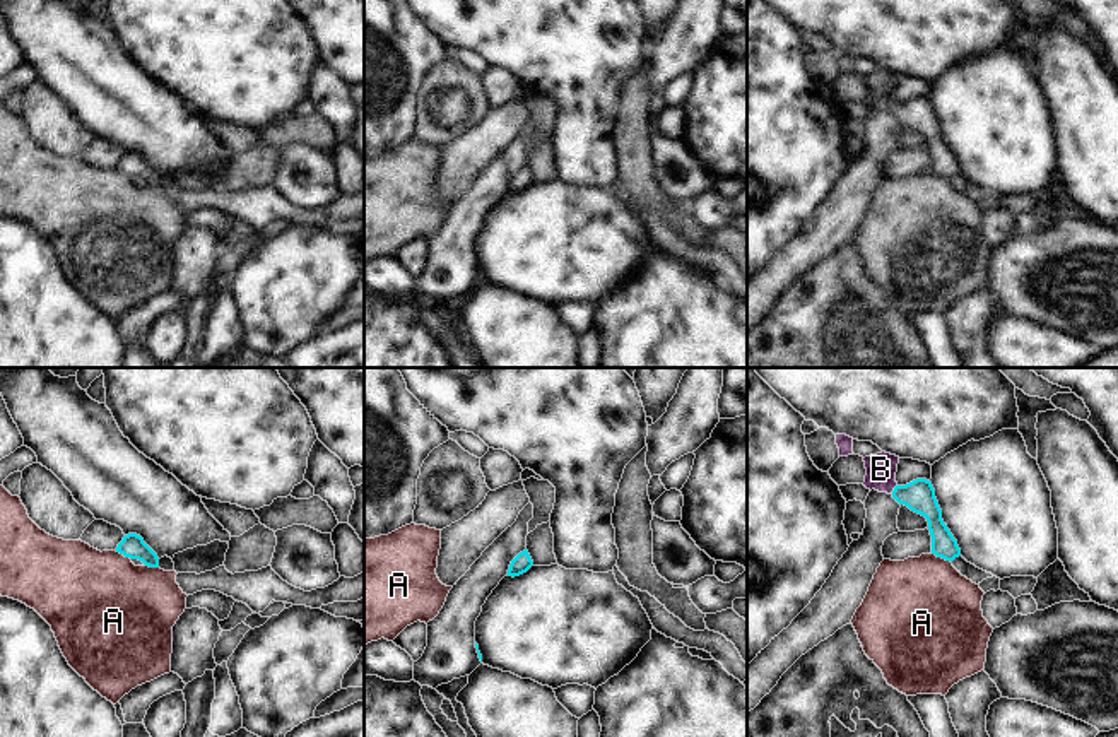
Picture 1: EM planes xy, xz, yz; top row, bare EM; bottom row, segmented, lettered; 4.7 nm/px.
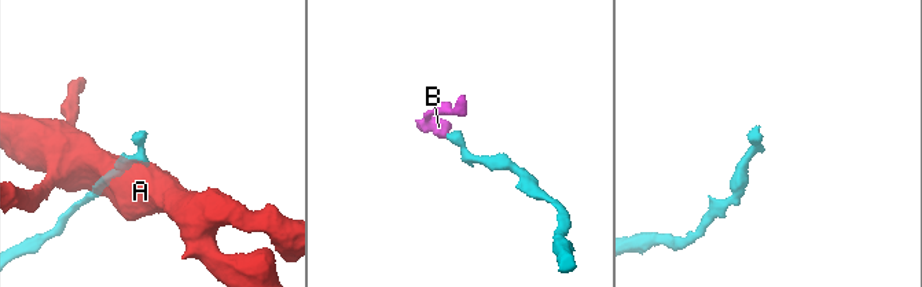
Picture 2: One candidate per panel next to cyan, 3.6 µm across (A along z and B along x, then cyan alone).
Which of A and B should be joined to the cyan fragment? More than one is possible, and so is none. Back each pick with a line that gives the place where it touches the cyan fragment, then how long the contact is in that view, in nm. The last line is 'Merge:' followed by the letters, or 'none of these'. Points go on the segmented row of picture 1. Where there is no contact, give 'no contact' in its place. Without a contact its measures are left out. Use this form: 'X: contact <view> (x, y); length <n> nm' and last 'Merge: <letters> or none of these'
B: contact yz (894, 489); length 50 nm
Merge: B

